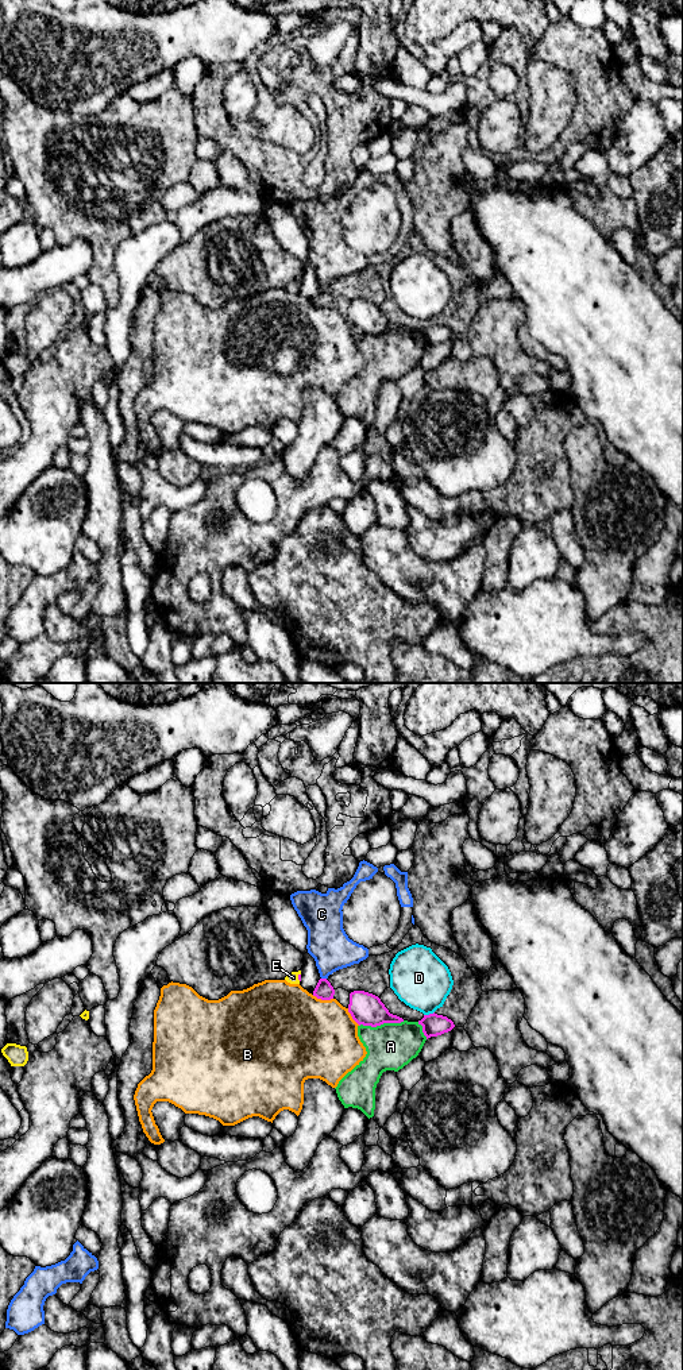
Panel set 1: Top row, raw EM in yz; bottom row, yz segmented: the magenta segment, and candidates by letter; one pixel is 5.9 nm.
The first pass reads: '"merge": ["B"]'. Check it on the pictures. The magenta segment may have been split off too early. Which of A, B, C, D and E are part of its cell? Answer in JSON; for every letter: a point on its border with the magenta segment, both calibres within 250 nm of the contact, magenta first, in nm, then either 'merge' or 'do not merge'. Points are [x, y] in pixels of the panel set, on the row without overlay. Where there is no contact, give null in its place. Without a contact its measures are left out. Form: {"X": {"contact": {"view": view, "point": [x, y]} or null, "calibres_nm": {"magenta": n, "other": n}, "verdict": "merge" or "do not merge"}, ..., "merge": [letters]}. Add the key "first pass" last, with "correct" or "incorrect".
{"A": {"contact": {"view": "yz", "point": [381, 332]}, "calibres_nm": {"magenta": 190, "other": 280}, "verdict": "do not merge"}, "B": {"contact": {"view": "yz", "point": [323, 308]}, "calibres_nm": {"magenta": 110, "other": 480}, "verdict": "do not merge"}, "C": {"contact": {"view": "yz", "point": [324, 288]}, "calibres_nm": {"magenta": 110, "other": 240}, "verdict": "do not merge"}, "D": {"contact": {"view": "yz", "point": [429, 323]}, "calibres_nm": {"magenta": 140, "other": 340}, "verdict": "do not merge"}, "E": {"contact": {"view": "yz", "point": [298, 286]}, "calibres_nm": {"magenta": 20, "other": 60}, "verdict": "merge"}, "merge": ["E"], "first pass": "incorrect"}

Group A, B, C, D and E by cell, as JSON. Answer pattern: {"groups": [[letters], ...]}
{"groups": [["A"], ["B"], ["C"], ["D"], ["E"]]}

